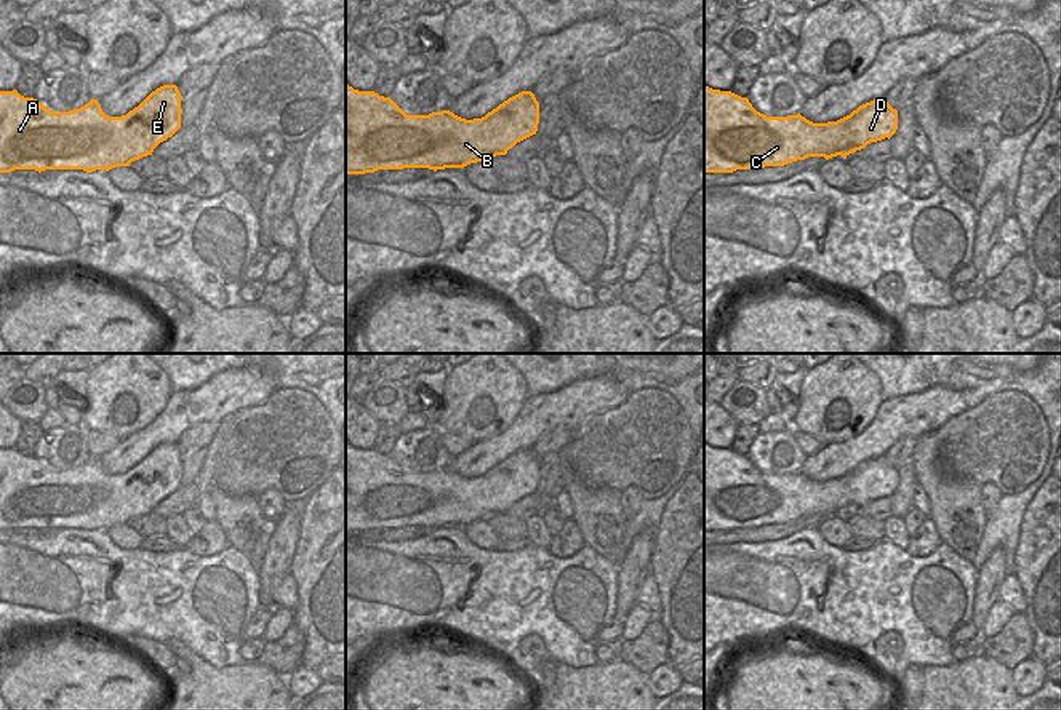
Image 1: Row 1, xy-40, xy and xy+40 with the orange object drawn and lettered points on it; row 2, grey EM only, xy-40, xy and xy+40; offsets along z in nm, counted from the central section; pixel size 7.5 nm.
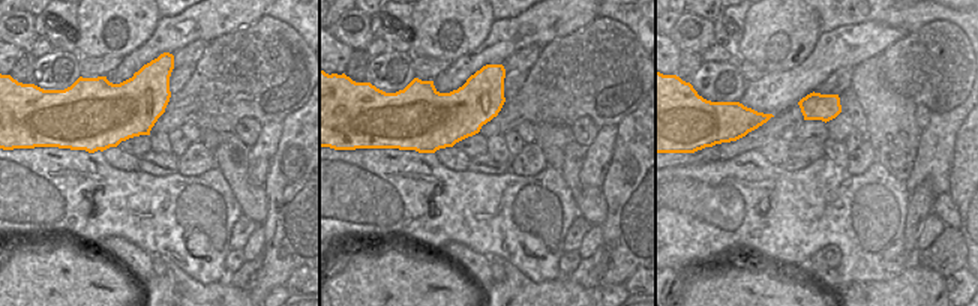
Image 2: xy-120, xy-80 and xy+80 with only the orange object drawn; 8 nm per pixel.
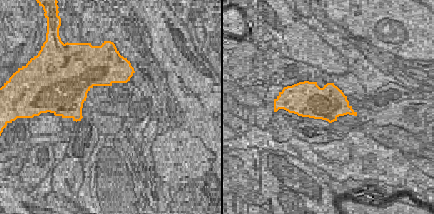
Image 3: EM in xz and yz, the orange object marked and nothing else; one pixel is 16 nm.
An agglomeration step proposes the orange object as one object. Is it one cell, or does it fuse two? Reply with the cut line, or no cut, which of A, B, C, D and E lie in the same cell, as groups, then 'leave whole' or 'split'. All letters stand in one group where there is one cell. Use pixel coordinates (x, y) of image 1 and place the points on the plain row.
no cut; A B C D E; leave whole

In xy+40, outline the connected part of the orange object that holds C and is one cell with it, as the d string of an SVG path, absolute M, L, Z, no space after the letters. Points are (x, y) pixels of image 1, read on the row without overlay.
M704 443L704 531L784 525L808 515L847 517L896 488L898 469L885 456L837 480L813 481L800 472L767 475L747 456Z

